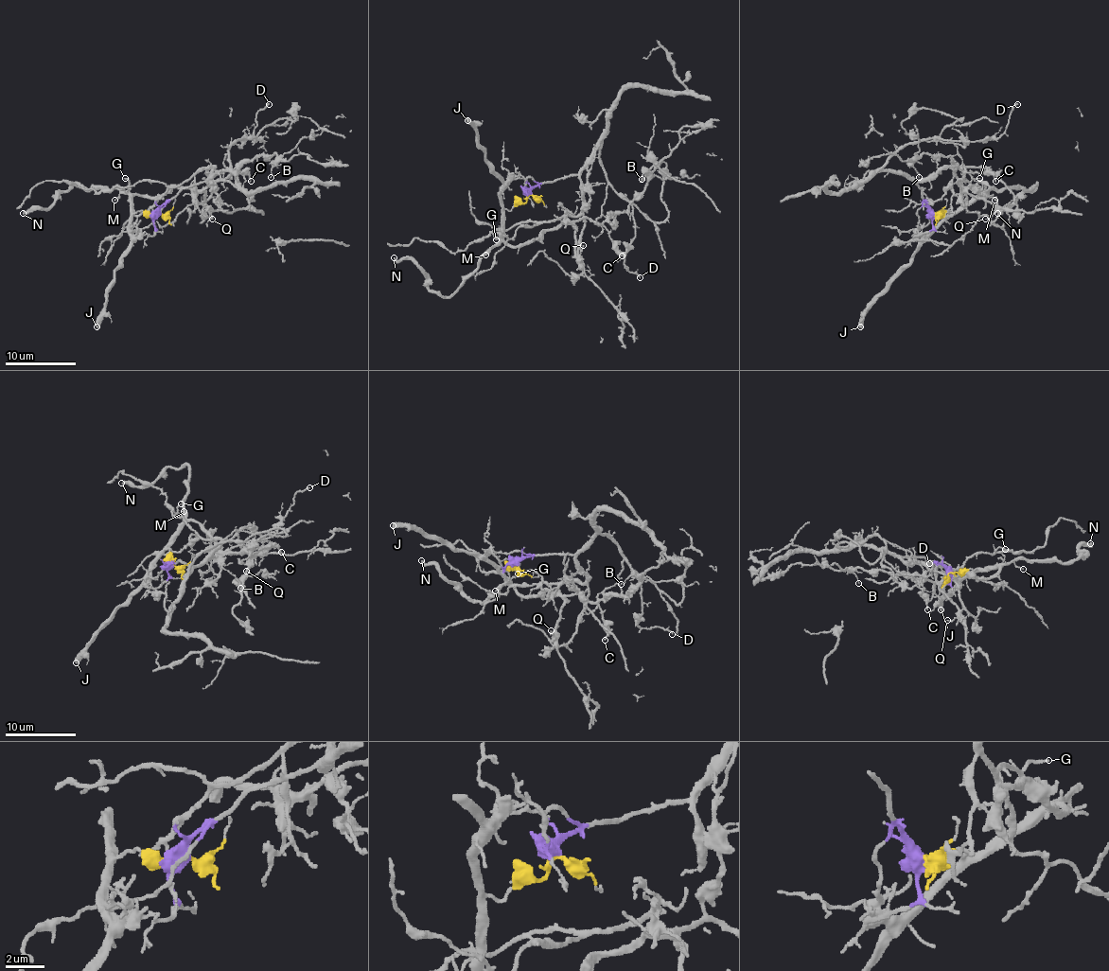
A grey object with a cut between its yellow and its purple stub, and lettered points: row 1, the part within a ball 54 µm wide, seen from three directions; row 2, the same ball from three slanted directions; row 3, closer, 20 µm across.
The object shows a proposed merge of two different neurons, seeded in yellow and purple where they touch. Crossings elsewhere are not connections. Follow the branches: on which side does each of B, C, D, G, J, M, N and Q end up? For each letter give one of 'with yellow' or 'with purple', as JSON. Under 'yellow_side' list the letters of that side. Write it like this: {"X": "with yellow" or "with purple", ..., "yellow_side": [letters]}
{"B": "with yellow", "C": "with yellow", "D": "with purple", "G": "with purple", "J": "with yellow", "M": "with yellow", "N": "with yellow", "Q": "with yellow", "yellow_side": ["B", "C", "J", "M", "N", "Q"]}

